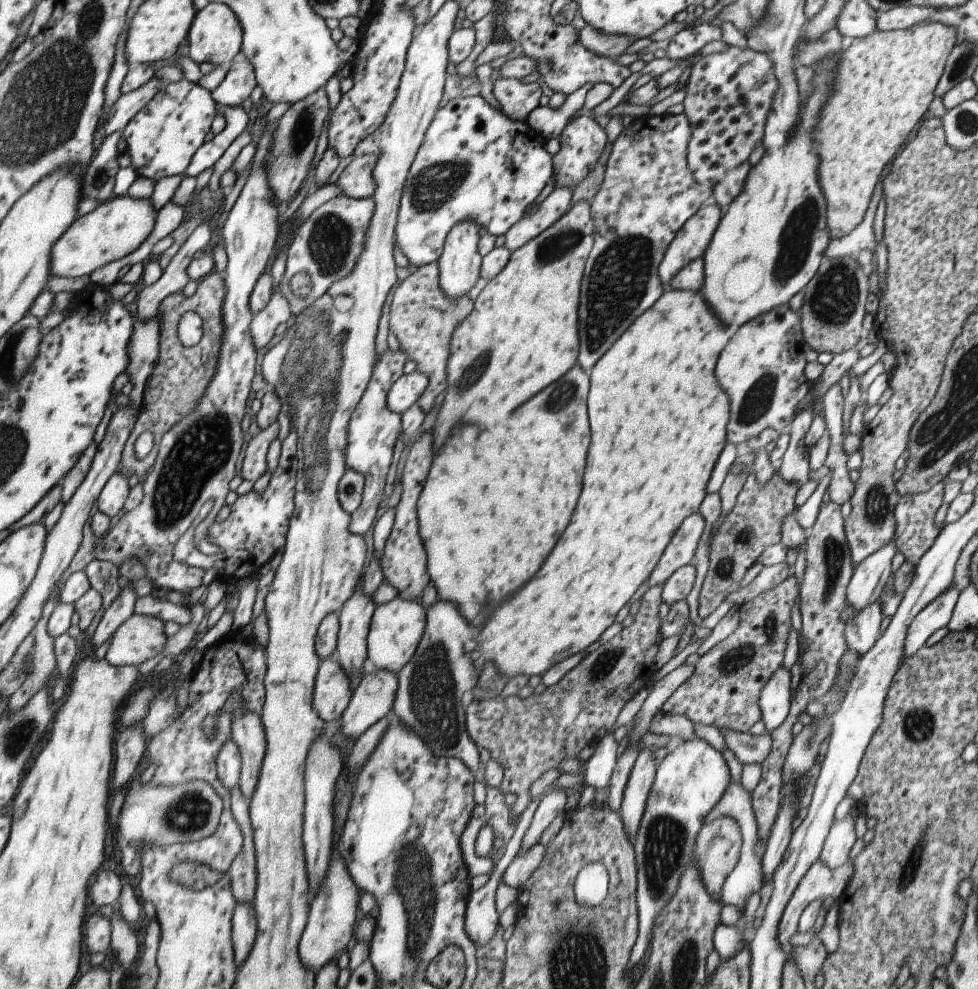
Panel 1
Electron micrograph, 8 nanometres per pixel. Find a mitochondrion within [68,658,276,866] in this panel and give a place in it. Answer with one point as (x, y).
(190, 811)

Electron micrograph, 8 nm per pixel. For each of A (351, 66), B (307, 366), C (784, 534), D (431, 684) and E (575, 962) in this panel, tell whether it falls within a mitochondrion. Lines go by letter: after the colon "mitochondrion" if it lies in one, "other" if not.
A: other
B: mitochondrion
C: other
D: mitochondrion
E: mitochondrion

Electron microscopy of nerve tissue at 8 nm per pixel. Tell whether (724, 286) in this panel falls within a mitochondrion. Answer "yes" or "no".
no

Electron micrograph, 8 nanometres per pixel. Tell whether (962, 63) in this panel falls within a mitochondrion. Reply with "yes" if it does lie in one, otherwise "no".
yes

